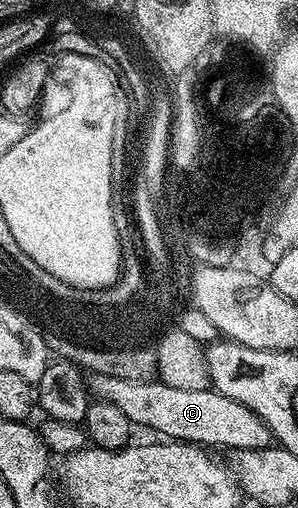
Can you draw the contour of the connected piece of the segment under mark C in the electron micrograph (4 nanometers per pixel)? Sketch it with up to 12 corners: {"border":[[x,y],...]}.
{"border":[[95,374],[133,426],[193,445],[266,449],[271,431],[207,387]]}

